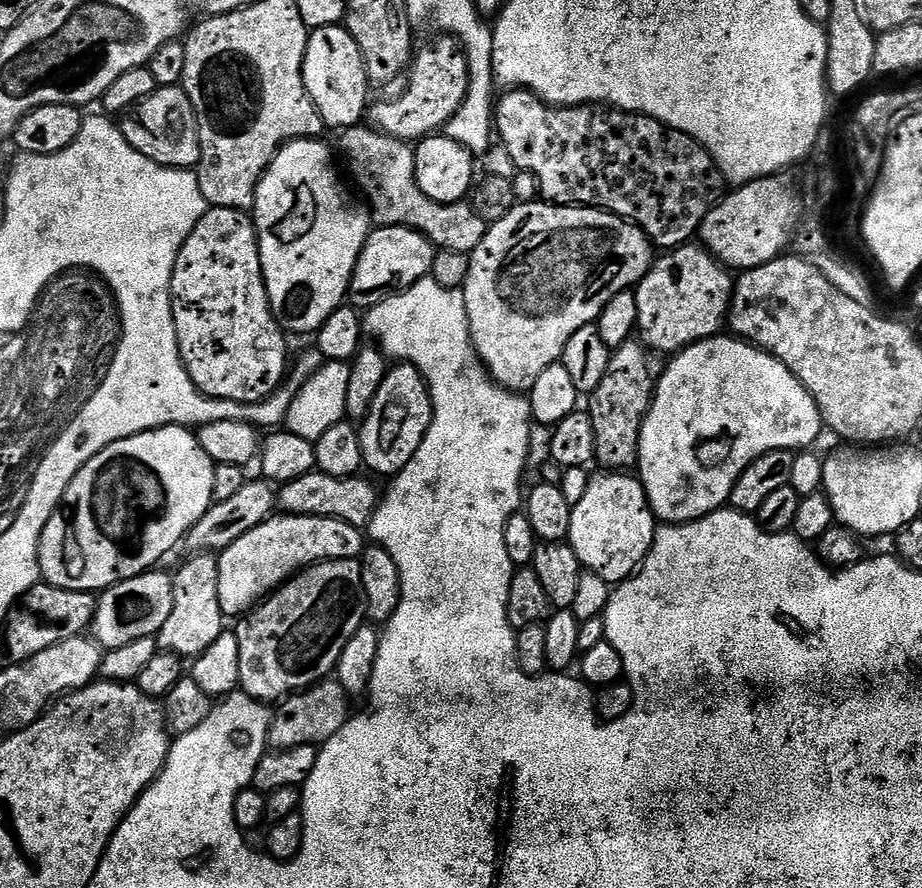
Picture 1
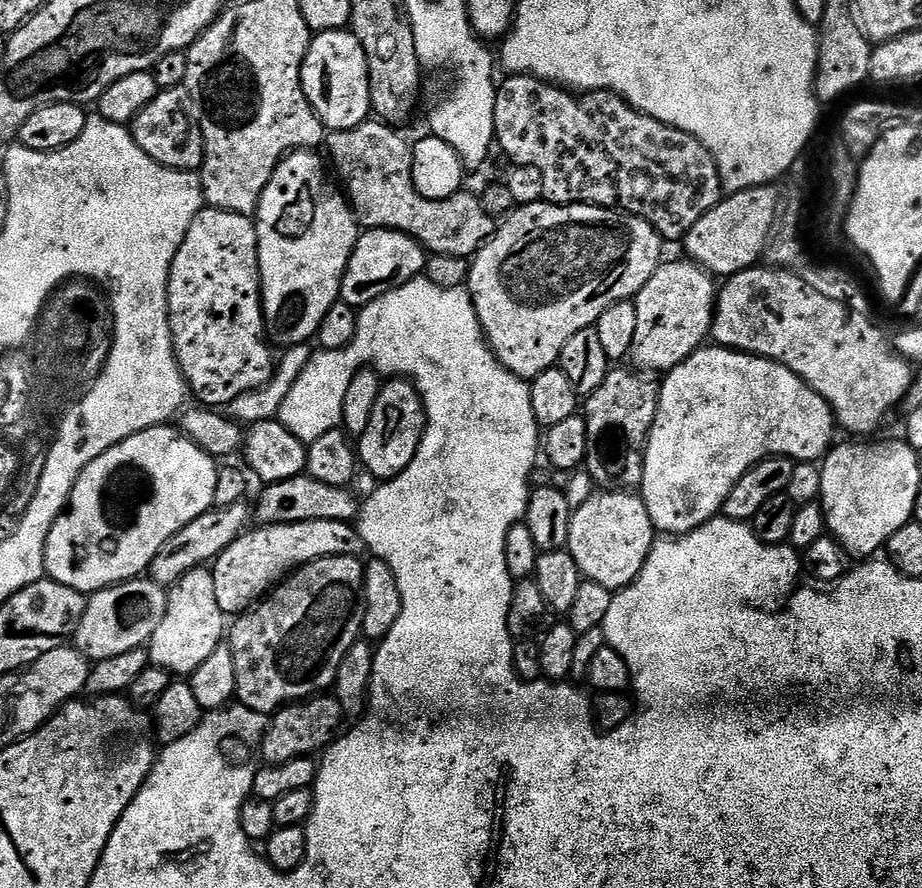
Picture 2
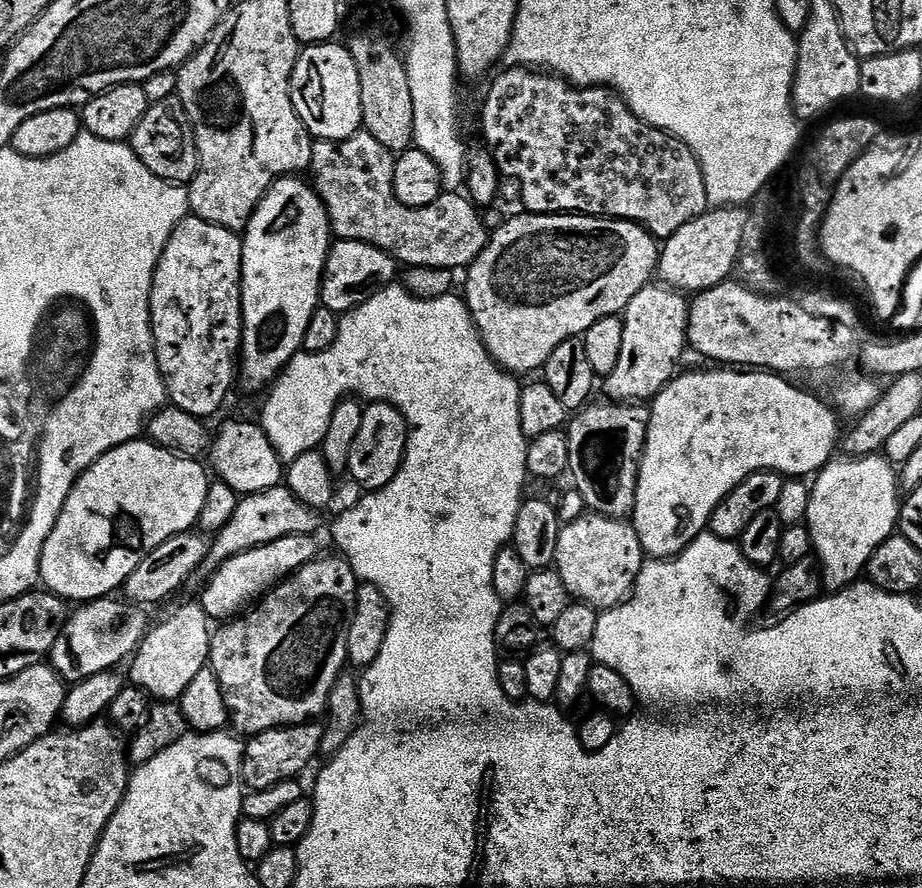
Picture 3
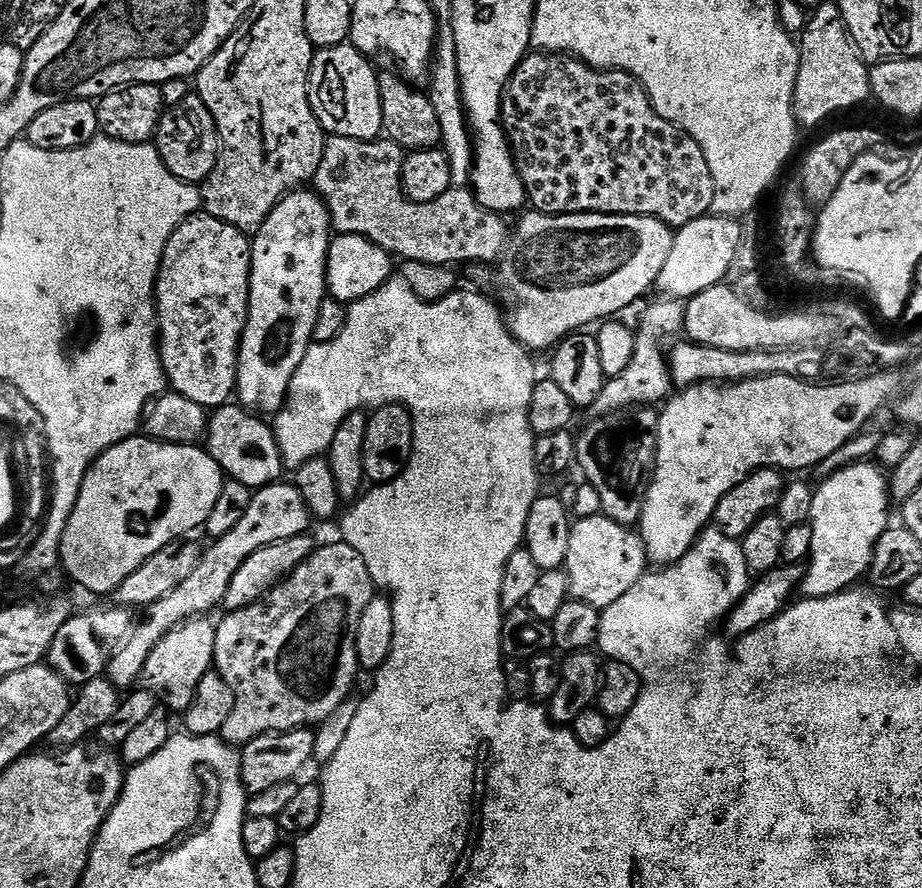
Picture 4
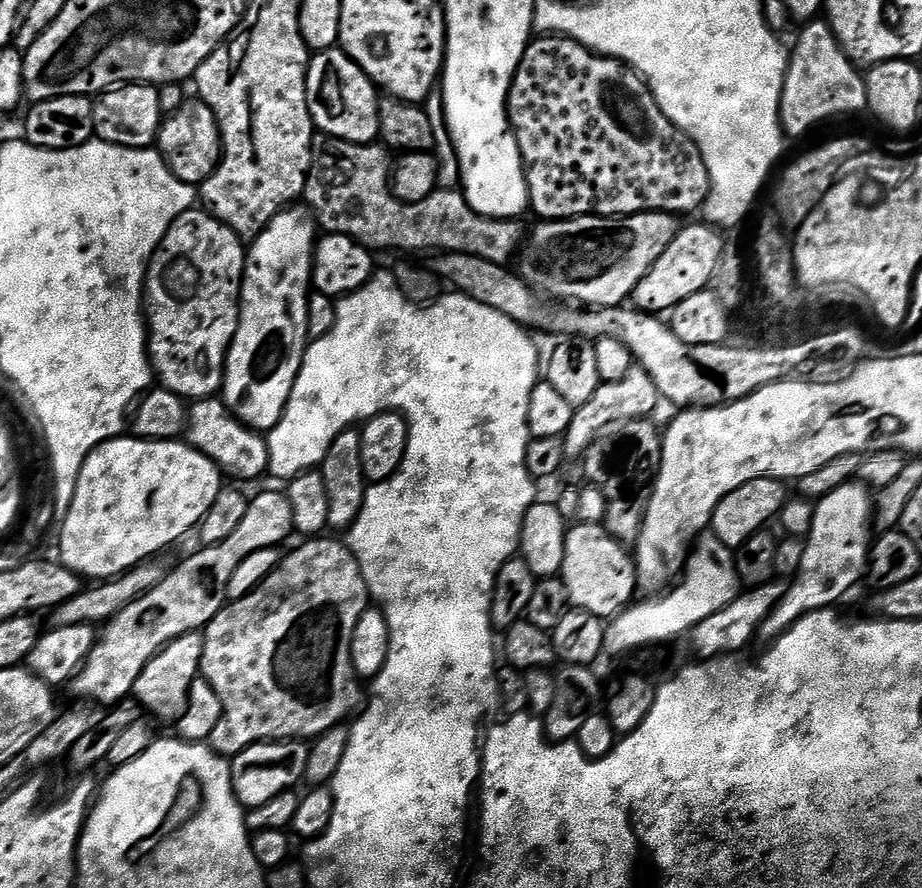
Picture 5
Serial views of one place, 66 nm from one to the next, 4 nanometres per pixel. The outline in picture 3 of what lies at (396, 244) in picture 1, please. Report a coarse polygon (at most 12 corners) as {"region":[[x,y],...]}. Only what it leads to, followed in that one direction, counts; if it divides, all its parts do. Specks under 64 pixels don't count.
{"region":[[333,243],[323,307],[347,314],[397,279],[391,251]]}

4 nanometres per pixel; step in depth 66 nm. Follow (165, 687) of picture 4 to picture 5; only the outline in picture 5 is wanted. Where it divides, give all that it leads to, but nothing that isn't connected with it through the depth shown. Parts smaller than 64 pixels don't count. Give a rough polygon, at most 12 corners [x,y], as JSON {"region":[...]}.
{"region":[[200,632],[168,641],[138,674],[149,717],[186,714],[200,676]]}

